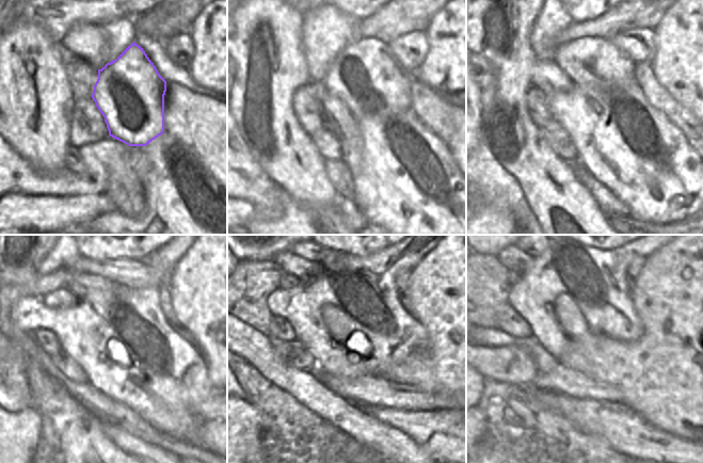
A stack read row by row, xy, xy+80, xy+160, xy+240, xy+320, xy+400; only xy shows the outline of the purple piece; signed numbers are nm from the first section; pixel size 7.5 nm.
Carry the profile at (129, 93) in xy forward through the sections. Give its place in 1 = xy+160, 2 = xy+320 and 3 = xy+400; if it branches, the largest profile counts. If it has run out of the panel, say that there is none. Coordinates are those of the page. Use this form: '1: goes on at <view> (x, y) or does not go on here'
1: goes on at xy+160 (589, 62)
2: goes on at xy+320 (303, 270)
3: goes on at xy+400 (512, 257)

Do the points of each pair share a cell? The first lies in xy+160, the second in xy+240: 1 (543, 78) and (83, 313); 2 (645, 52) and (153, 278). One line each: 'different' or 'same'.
1: different
2: same

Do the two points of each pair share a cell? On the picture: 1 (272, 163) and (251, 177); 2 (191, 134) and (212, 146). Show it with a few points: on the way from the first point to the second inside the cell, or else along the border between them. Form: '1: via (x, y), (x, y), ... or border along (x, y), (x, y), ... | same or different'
1: border along (249, 148), (264, 171), (281, 187) | different
2: via (196, 134), (200, 134), (207, 142) | same

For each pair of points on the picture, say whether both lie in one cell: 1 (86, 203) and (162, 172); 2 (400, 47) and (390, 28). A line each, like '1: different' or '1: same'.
1: different
2: different

